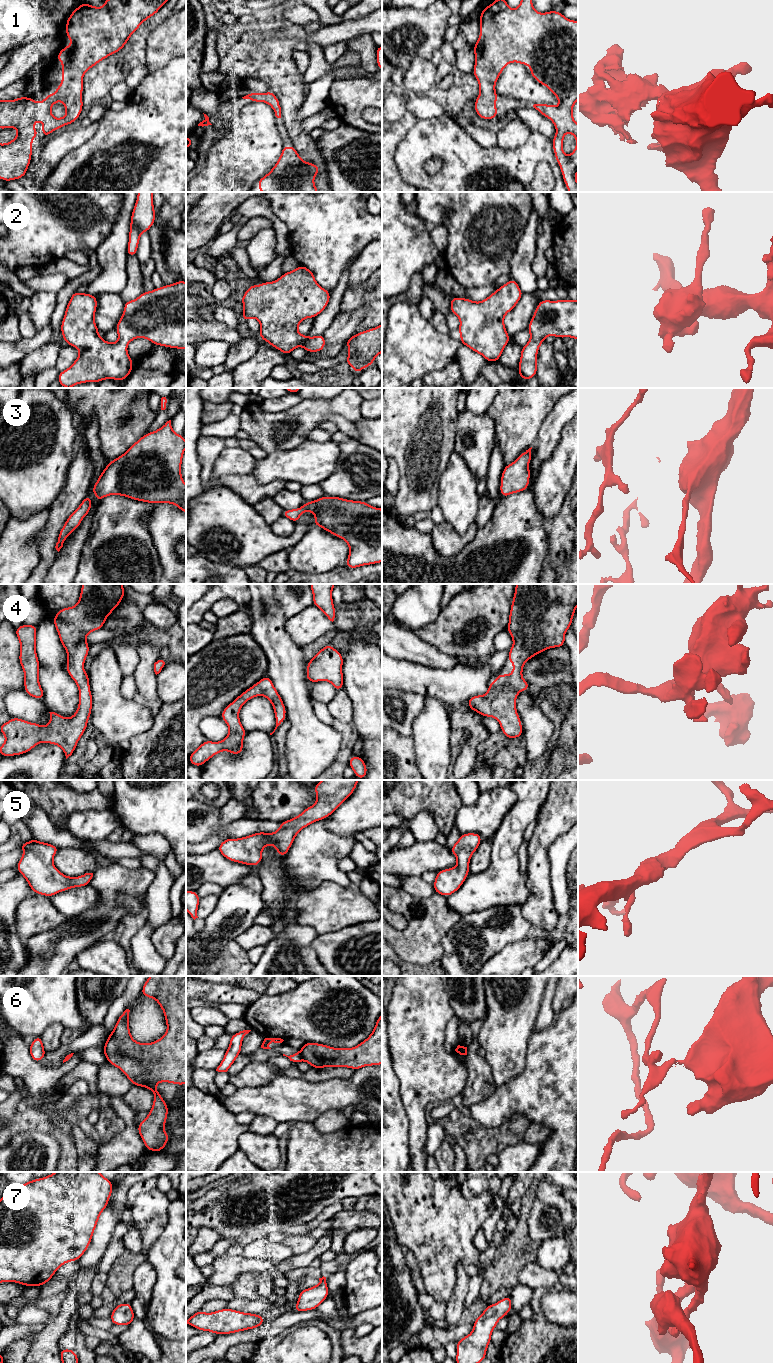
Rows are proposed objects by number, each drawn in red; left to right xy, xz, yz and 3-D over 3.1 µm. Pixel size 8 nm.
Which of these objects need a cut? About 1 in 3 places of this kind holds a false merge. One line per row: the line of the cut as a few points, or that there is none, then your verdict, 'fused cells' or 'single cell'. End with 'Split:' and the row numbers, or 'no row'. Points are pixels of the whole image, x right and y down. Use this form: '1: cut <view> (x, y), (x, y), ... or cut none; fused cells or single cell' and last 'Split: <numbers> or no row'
1: cut none; single cell
2: cut none; single cell
3: cut none; single cell
4: cut none; single cell
5: cut none; single cell
6: cut xz (299, 1052), (302, 1059); fused cells
7: cut none; single cell
Split: 6

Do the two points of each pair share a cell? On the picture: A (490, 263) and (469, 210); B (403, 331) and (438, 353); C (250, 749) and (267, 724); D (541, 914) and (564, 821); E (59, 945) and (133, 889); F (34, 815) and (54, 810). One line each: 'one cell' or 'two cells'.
A: one cell
B: one cell
C: two cells
D: one cell
E: one cell
F: two cells

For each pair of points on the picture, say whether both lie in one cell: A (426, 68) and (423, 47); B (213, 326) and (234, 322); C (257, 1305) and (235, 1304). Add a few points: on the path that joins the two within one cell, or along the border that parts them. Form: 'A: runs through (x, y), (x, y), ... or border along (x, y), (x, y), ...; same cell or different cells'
A: border along (429, 59), (415, 56), (405, 71); different cells
B: border along (215, 319), (237, 330); different cells
C: runs through (252, 1305), (240, 1304); same cell

